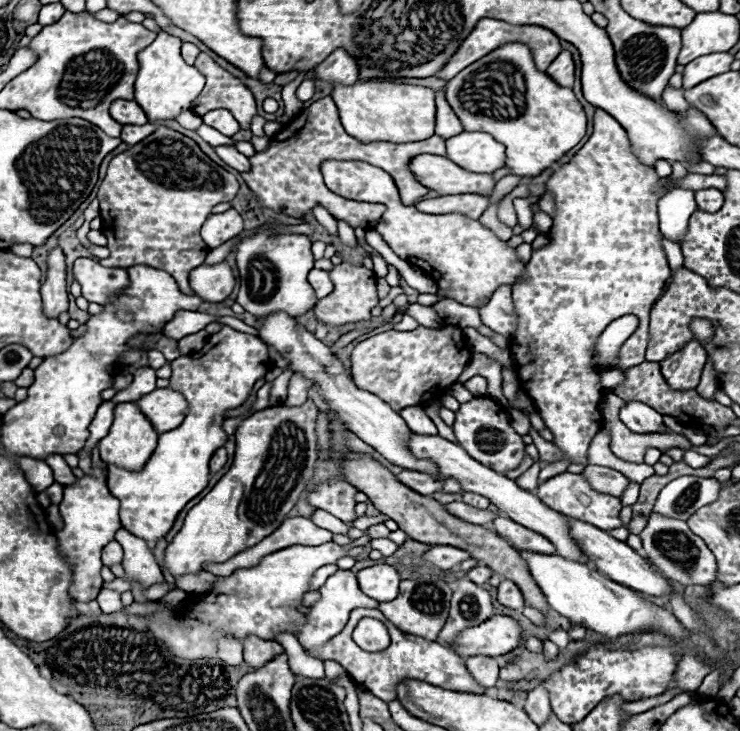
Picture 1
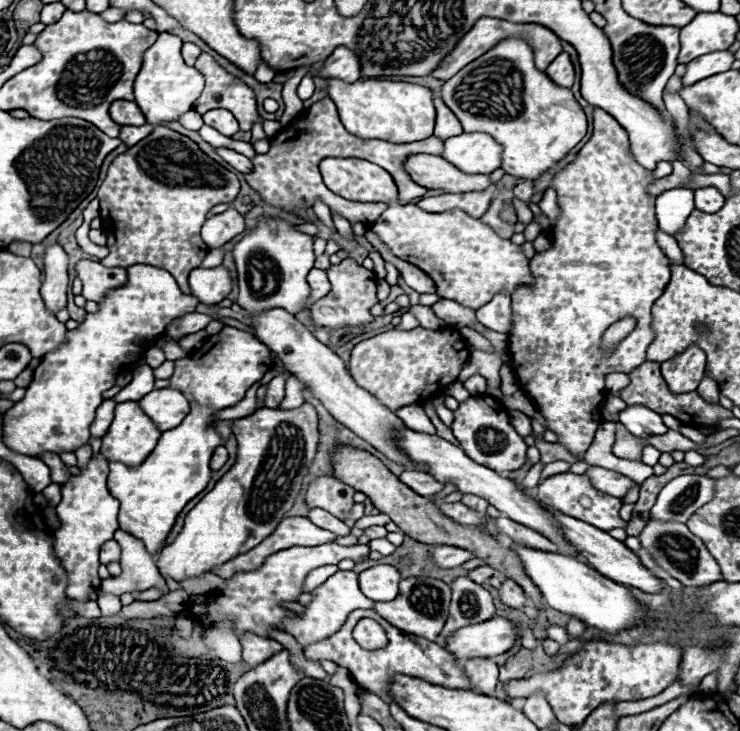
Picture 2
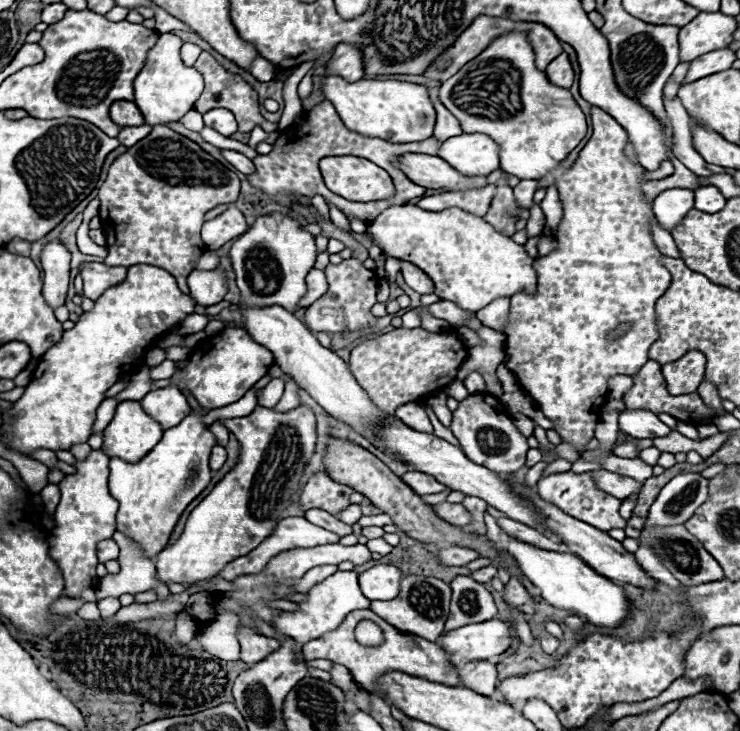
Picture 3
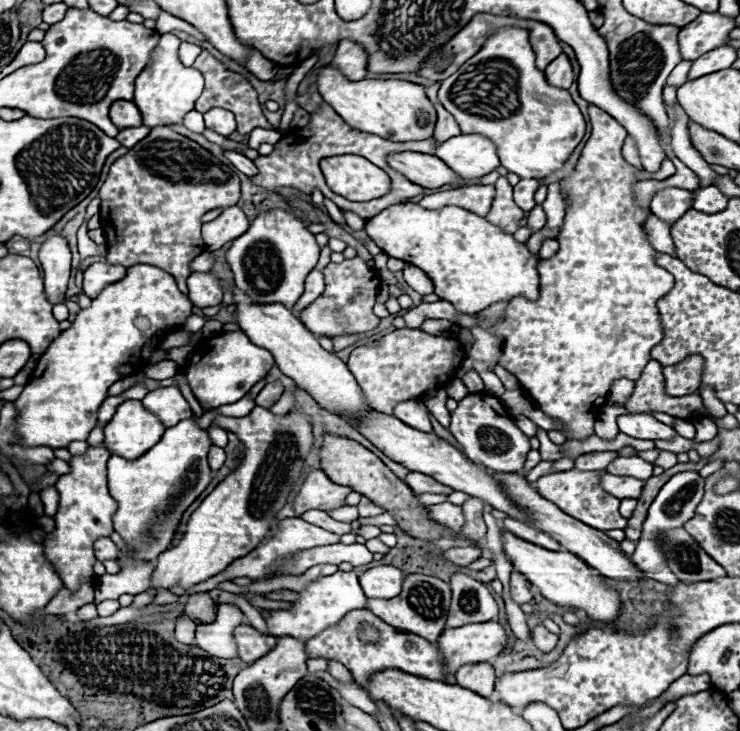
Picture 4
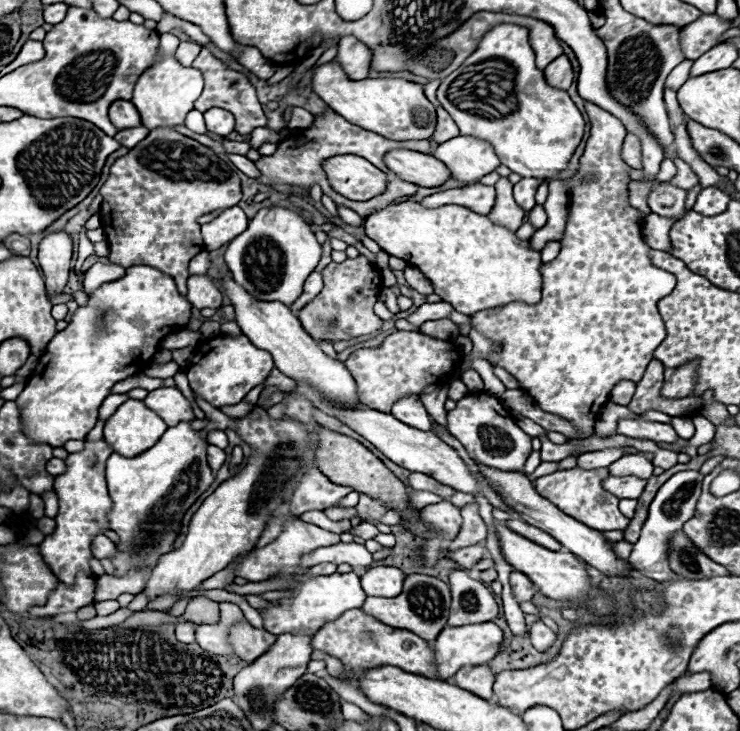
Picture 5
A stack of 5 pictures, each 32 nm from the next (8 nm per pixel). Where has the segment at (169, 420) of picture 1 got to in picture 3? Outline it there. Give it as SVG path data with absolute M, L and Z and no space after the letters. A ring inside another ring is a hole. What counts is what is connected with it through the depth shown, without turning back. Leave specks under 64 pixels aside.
M173 386L148 392L140 400L140 404L146 414L160 422L164 430L180 424L180 420L190 414L190 404L186 402L186 396Z

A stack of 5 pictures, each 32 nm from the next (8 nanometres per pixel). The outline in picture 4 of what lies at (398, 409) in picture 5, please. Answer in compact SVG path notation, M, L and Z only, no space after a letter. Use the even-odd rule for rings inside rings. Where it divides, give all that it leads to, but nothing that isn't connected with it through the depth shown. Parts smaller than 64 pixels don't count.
M408 400L408 402L400 402L394 408L394 416L400 418L404 424L416 428L416 430L432 430L430 418L428 418L428 410L420 400Z

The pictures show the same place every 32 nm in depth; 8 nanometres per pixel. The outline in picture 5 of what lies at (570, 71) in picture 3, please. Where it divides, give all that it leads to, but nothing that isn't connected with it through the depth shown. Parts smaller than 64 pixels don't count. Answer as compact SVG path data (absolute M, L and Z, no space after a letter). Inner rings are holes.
M564 54L546 66L544 76L546 76L548 84L554 86L554 88L558 88L558 90L568 90L570 84L574 82L572 64L570 64L570 60Z

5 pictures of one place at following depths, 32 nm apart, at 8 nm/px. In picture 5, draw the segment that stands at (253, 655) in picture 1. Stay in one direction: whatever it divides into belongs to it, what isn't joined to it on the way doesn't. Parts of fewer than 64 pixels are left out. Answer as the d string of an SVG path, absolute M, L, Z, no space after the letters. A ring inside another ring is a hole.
M240 620L230 630L230 642L234 646L234 652L242 660L254 662L276 642L276 636L268 634L266 630L258 630L258 628L250 626L246 620Z

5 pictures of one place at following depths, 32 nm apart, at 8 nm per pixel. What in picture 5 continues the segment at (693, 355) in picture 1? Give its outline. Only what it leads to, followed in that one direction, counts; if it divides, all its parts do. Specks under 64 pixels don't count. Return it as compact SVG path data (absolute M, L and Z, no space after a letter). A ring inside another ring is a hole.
M690 360L688 364L682 364L678 368L666 368L662 396L664 398L690 396L696 388L696 372L698 372L698 360Z

